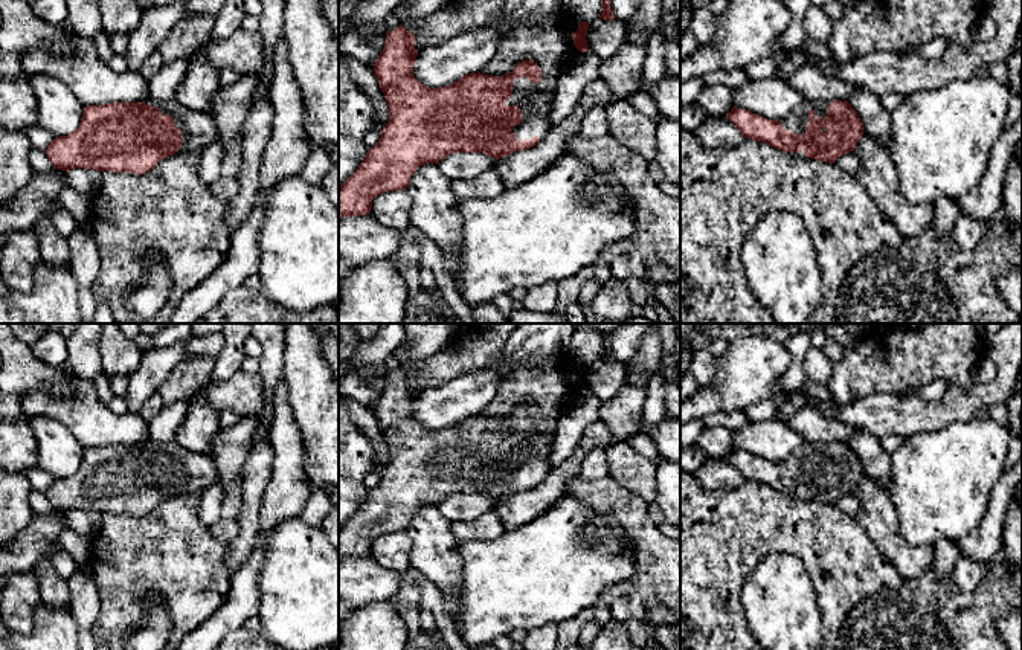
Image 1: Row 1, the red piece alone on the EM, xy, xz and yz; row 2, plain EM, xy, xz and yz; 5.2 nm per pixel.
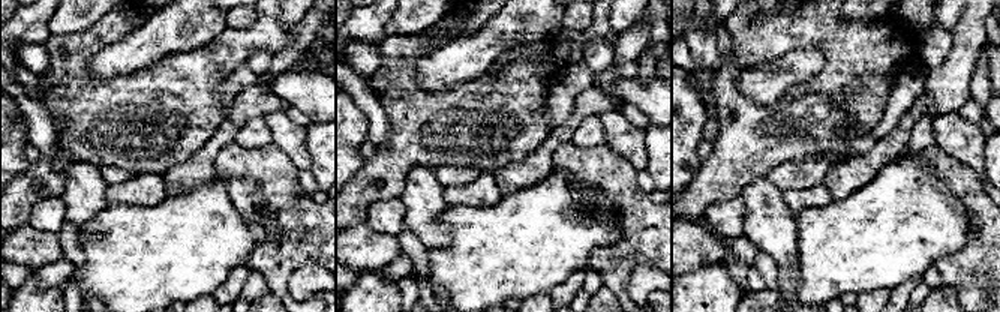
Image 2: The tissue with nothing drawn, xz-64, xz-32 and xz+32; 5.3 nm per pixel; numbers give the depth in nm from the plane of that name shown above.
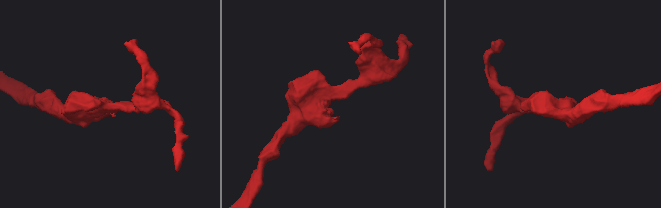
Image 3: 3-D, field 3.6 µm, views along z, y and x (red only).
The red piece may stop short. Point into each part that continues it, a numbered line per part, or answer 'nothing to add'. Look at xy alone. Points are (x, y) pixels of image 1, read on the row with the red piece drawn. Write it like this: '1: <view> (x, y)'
1: xy (202, 131)

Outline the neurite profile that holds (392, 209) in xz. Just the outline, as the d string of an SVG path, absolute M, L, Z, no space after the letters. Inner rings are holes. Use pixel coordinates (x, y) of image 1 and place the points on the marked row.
M406 189L378 194L372 200L371 215L387 229L404 232L410 226L412 197Z

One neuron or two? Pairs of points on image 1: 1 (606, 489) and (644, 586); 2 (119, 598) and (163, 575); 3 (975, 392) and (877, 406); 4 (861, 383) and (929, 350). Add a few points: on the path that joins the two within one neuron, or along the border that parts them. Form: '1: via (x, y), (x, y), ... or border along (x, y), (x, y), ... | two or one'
1: via (627, 513), (644, 534), (644, 562) | one
2: via (130, 588), (142, 575), (153, 575) | one
3: via (951, 409), (944, 412), (902, 412) | one
4: via (877, 368), (890, 368), (900, 357), (912, 357) | one

